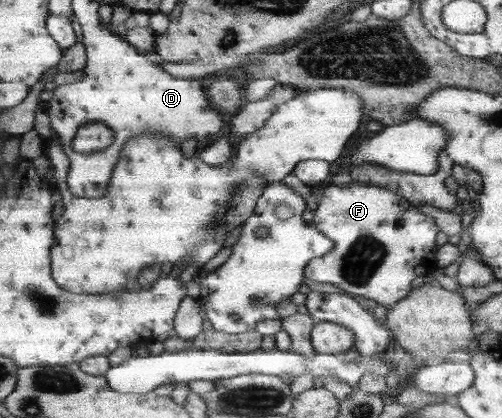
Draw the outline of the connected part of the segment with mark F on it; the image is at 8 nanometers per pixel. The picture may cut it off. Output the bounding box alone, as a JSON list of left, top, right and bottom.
[305,181,438,308]

